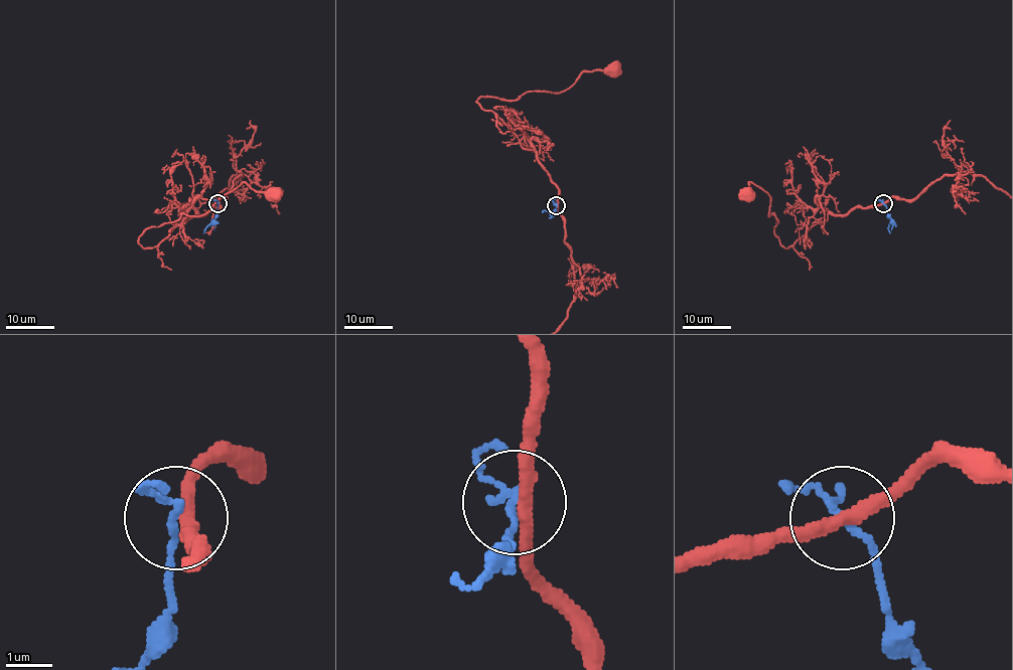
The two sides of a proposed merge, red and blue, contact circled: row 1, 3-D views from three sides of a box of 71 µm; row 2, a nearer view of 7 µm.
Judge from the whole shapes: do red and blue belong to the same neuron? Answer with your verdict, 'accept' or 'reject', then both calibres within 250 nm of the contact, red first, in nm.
reject; 280 nm thick on the red side, 140 nm on the other

